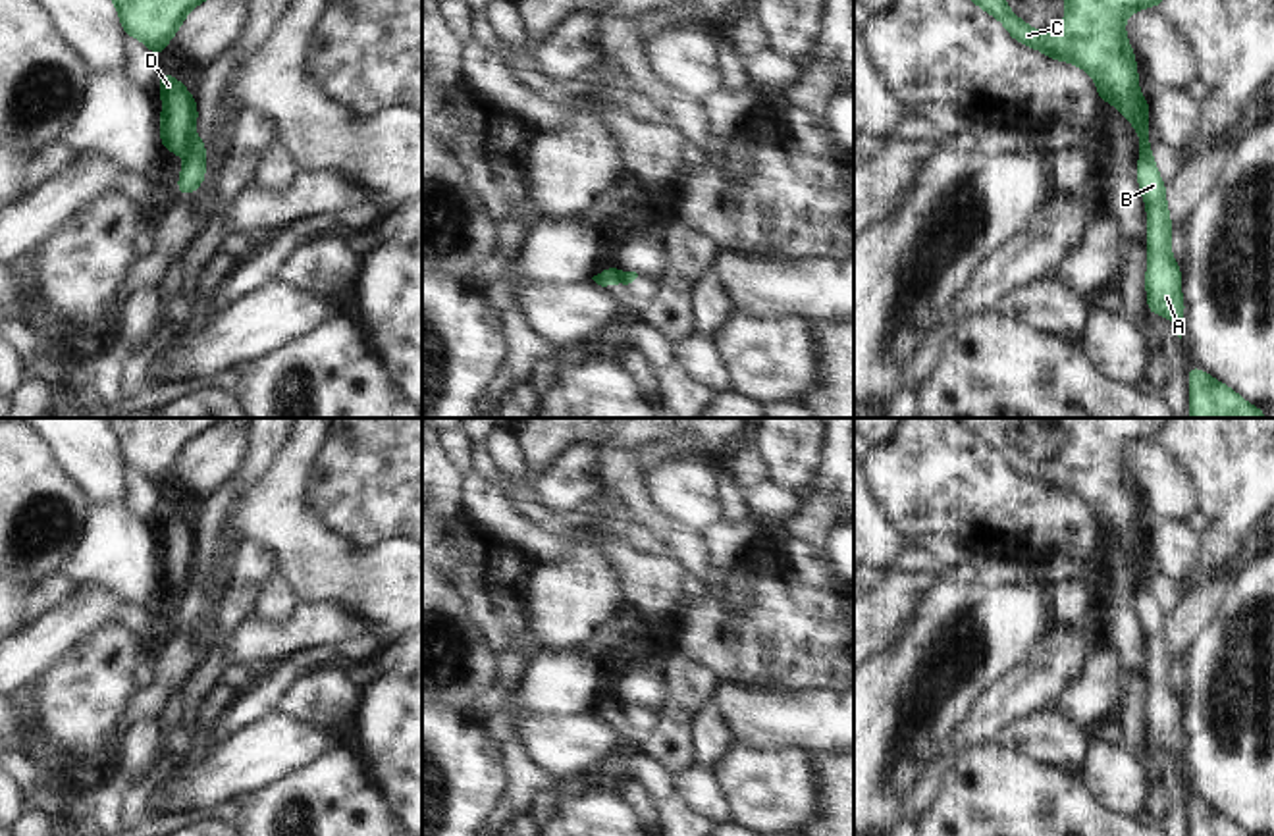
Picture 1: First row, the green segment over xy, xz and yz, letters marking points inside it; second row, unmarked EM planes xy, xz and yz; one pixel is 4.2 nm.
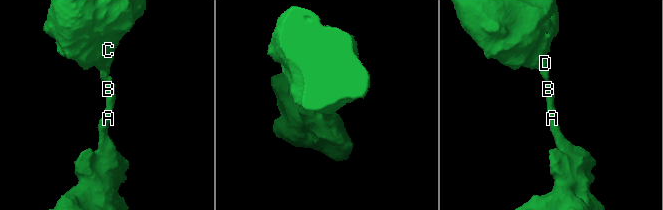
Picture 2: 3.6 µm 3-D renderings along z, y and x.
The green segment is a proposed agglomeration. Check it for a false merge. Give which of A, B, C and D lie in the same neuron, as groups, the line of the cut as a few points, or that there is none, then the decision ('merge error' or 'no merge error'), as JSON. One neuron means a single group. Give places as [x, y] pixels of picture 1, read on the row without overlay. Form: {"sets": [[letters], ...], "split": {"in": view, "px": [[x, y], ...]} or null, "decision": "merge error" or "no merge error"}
{"sets": [["A", "B"], ["C", "D"]], "split": {"in": "xy", "px": [[195, 569], [185, 586]]}, "decision": "merge error"}

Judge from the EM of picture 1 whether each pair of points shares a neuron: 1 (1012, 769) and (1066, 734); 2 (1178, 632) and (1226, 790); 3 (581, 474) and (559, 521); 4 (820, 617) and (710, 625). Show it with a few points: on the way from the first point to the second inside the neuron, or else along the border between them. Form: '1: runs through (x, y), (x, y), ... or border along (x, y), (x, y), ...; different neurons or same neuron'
1: border along (995, 742), (1070, 773); different neurons
2: border along (1215, 617), (1186, 652); different neurons
3: border along (604, 486), (596, 496), (567, 509), (540, 505); different neurons
4: runs through (793, 623), (737, 623); same neuron

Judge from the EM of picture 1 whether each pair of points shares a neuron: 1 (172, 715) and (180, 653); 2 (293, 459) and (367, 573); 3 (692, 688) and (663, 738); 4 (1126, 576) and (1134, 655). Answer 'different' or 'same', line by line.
1: different
2: same
3: same
4: same

